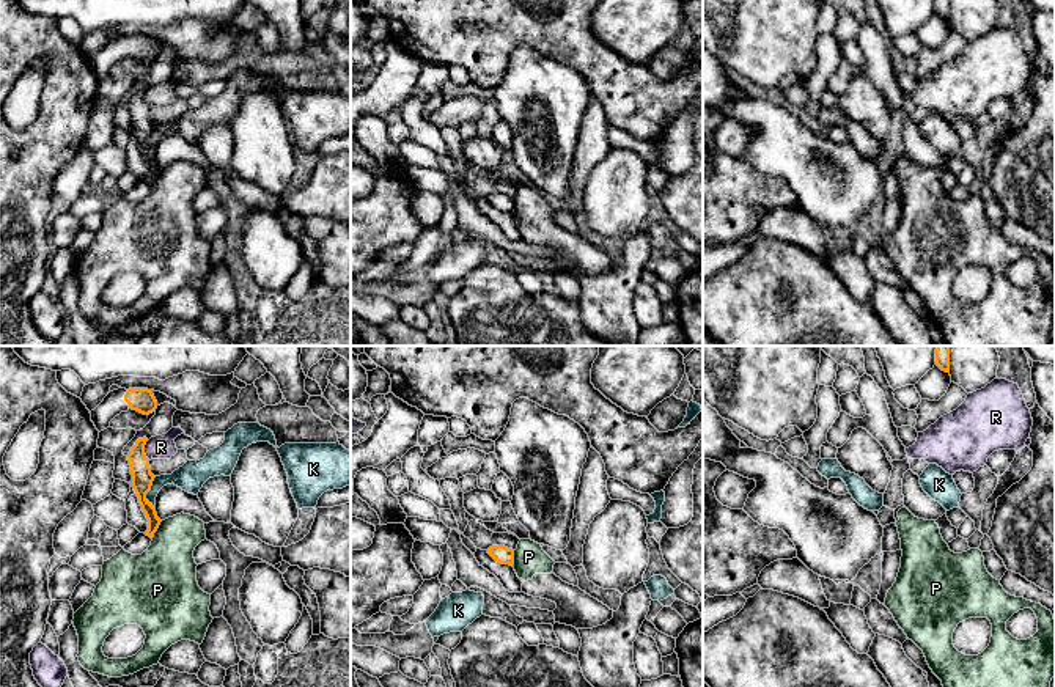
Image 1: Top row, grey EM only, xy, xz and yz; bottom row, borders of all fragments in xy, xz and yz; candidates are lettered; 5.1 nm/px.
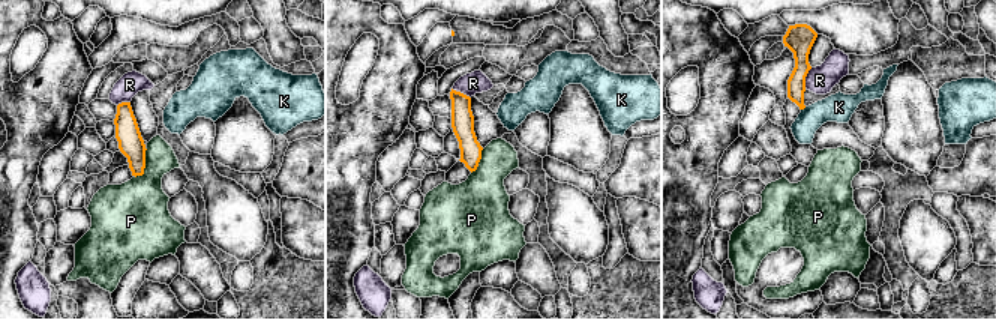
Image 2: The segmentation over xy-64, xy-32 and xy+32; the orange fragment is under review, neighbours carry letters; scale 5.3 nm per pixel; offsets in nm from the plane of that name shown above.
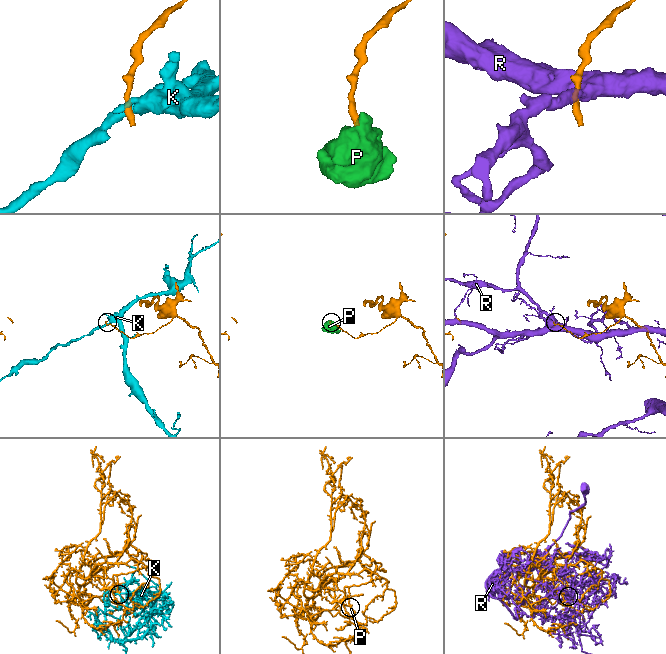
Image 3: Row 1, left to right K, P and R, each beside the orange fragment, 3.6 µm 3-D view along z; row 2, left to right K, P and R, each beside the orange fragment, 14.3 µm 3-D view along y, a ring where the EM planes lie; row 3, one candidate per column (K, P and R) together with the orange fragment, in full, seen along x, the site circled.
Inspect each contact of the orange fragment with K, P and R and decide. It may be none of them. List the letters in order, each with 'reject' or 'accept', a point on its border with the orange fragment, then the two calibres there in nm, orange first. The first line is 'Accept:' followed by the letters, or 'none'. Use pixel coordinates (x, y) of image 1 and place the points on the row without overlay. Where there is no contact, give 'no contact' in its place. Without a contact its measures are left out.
Accept: none
K: reject | xy (148, 139) | 110/150 nm
P: reject | xy (156, 178) | 100/340 nm
R: reject | xy (143, 98) | 110/130 nm

